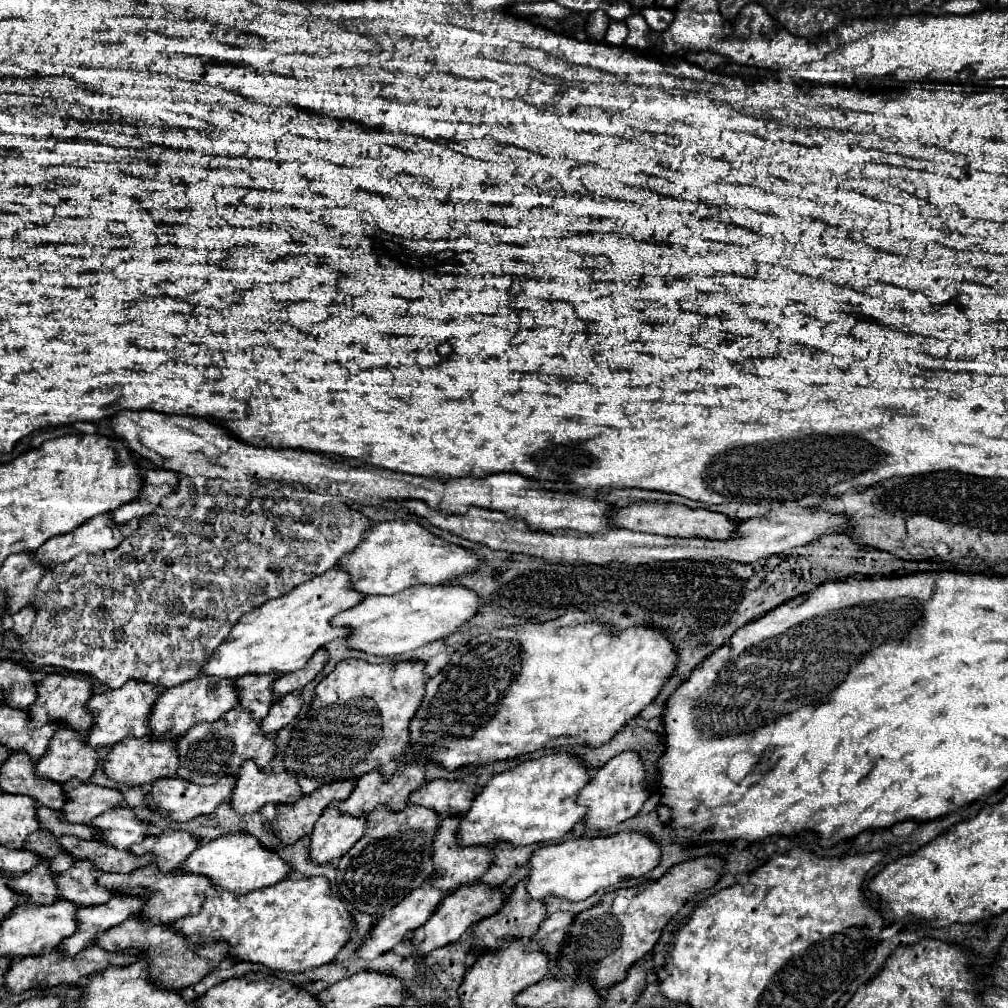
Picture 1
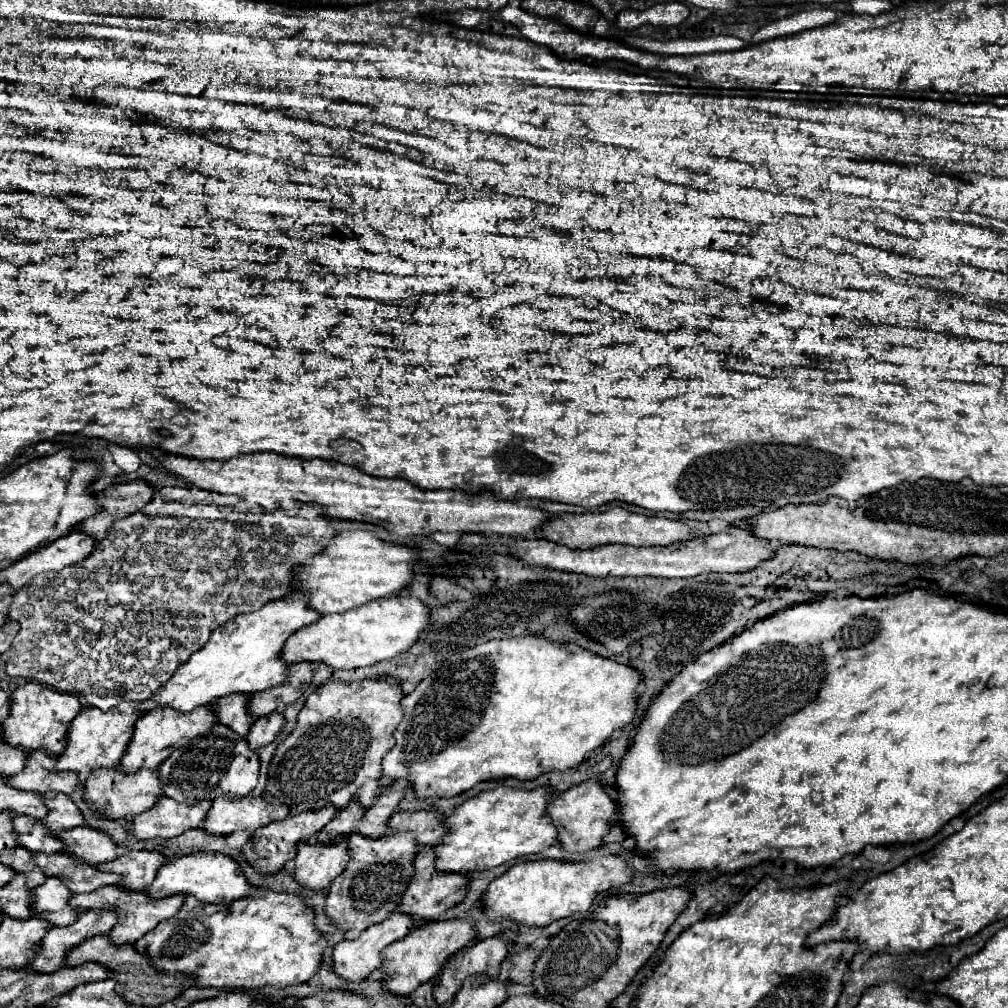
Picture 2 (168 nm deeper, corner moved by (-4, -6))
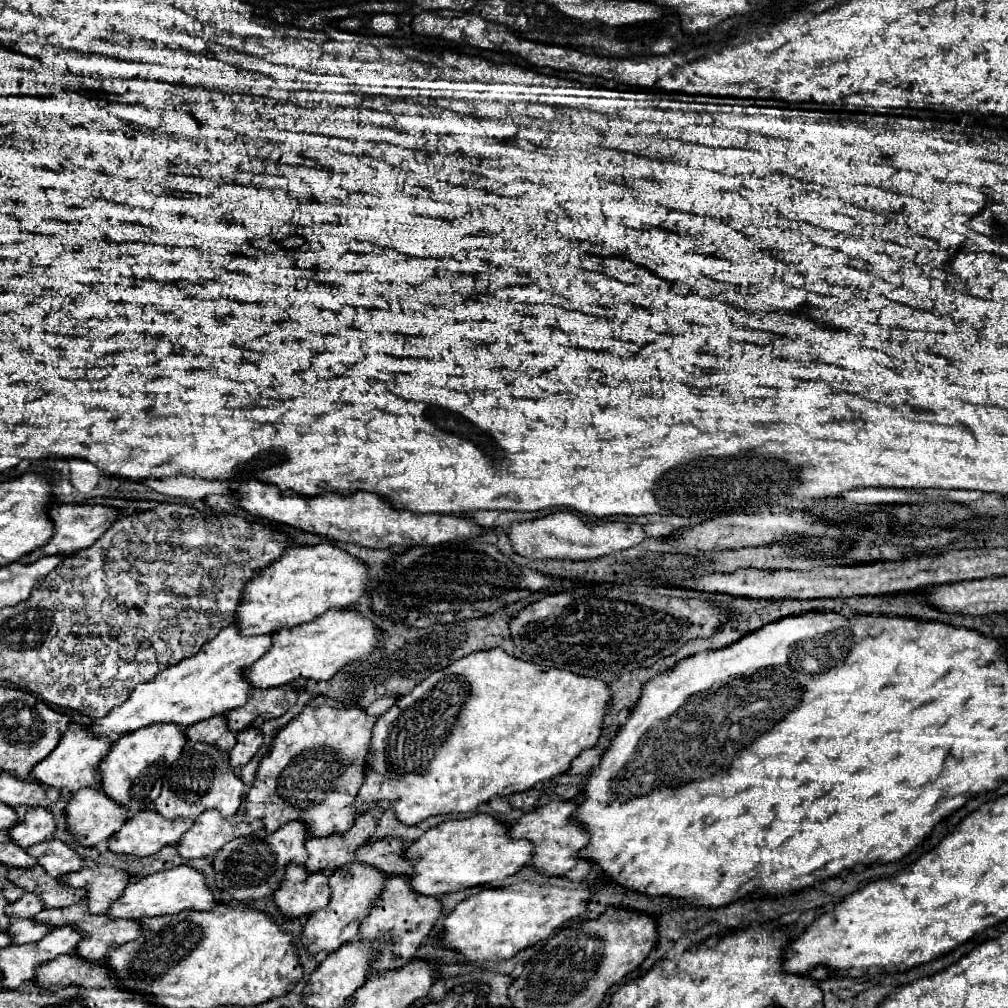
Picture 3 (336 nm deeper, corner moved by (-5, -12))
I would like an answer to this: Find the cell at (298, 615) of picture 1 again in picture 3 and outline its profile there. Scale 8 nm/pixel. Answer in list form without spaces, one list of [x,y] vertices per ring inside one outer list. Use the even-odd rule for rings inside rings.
[[[230,624],[222,628],[216,638],[206,642],[194,656],[184,658],[176,666],[168,666],[168,670],[160,672],[156,680],[136,686],[122,706],[112,708],[104,718],[94,720],[90,726],[96,734],[120,736],[154,722],[192,726],[214,714],[226,714],[232,708],[240,708],[248,702],[252,690],[244,672],[272,648],[272,640],[272,634],[244,636],[238,624]]]

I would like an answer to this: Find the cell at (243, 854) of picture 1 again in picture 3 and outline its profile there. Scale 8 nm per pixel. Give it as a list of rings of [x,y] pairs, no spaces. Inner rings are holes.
[[[180,864],[170,870],[162,870],[150,876],[144,876],[124,890],[124,896],[114,902],[108,910],[110,918],[132,918],[140,920],[146,916],[160,916],[160,914],[176,914],[180,910],[214,910],[220,902],[214,898],[212,890],[206,886],[204,874],[196,868]]]

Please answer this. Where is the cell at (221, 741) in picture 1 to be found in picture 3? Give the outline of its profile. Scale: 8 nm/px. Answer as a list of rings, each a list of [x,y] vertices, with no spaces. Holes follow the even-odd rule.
[[[196,742],[194,746],[186,748],[182,756],[168,768],[164,776],[162,792],[154,804],[156,810],[164,814],[164,818],[178,818],[178,816],[196,818],[208,808],[216,808],[220,814],[230,818],[238,812],[244,792],[246,792],[246,784],[234,772],[228,752],[206,742]]]

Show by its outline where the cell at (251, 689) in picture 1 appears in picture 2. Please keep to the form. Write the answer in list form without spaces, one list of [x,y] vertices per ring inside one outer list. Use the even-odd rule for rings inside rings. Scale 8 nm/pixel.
[[[235,694],[235,696],[223,696],[223,700],[215,700],[215,704],[211,704],[217,722],[235,730],[235,734],[243,738],[247,736],[251,724],[255,722],[255,718],[247,712],[247,700],[249,696]]]

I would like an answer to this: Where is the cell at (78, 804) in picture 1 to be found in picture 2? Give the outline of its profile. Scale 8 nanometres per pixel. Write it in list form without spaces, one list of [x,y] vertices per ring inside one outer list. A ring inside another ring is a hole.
[[[45,792],[43,802],[49,812],[41,822],[49,832],[59,832],[59,830],[83,826],[85,820],[69,796],[65,796],[61,792]]]

